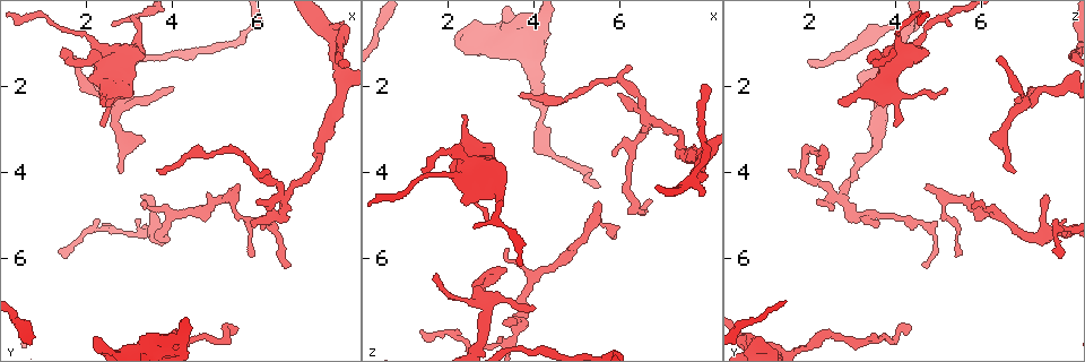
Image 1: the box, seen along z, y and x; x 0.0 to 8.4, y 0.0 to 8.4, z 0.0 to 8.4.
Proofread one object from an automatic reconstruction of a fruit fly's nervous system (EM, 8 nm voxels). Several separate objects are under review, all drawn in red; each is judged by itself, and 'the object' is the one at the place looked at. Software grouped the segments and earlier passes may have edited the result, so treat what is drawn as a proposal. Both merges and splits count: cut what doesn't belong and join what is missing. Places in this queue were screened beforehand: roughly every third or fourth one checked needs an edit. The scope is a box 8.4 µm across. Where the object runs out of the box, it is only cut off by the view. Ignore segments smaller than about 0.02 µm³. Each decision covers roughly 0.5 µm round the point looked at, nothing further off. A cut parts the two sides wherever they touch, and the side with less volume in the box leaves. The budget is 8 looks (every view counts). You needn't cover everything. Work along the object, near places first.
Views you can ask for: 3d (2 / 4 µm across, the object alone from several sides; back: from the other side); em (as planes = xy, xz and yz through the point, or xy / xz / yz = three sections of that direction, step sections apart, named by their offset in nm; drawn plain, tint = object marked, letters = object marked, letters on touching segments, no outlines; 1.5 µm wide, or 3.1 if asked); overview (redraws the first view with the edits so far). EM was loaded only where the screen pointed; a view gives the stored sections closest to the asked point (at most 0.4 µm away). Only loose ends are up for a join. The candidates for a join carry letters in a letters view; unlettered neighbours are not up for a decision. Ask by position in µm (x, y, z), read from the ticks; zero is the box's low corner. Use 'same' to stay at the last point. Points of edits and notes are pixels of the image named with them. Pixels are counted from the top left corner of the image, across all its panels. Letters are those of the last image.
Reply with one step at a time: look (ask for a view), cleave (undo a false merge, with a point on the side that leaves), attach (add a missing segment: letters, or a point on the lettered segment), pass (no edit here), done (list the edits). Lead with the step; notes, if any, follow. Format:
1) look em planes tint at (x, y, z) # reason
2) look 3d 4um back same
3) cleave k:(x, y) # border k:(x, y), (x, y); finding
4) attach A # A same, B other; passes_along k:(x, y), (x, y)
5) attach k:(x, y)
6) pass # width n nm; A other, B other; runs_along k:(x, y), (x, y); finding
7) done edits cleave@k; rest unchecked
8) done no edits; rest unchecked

look em planes letters at (1.40, 1.10, 3.95) # free end

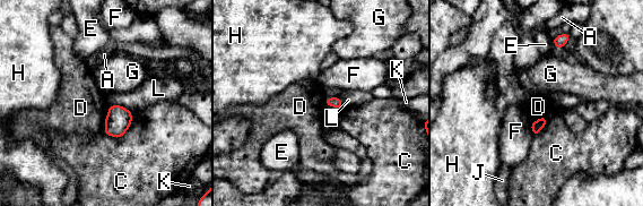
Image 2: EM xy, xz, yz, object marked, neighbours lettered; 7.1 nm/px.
pass # A other, C other, D other, E other, F other, G other, H other, J other, K other, L other; border 2:(110, 105), (103, 129); none of them fits

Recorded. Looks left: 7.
look 3d 2um back at (2.40, 2.35, 2.70) # thin end

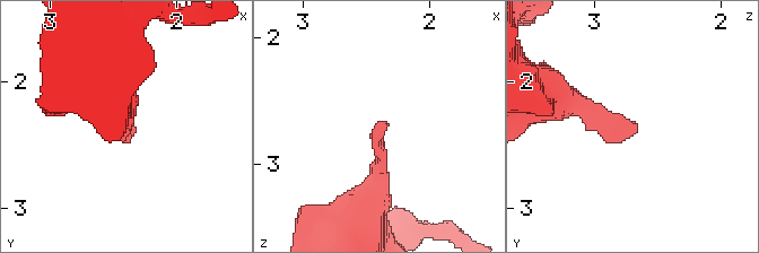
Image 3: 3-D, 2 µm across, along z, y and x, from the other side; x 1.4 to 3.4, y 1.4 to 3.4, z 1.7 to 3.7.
look em planes plain at (2.36, 2.36, 2.66) # need the tissue

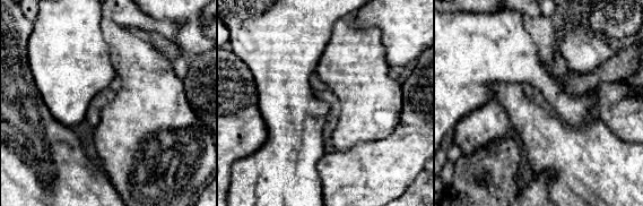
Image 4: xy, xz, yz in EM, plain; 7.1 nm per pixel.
look em planes letters same

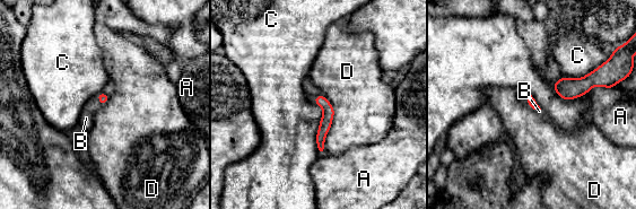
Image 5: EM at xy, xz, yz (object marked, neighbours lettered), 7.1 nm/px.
attach 5:(86, 118) # longest_contact D 420 nm; A other, B same, C other, D other; it goes on there

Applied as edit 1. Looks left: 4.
look overview

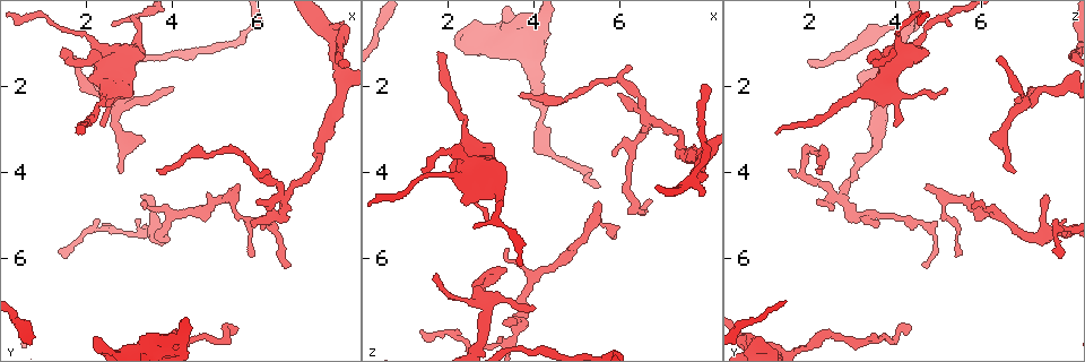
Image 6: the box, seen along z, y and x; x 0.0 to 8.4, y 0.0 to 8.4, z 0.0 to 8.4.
look em planes plain at (5.50, 4.35, 4.70) # thin end

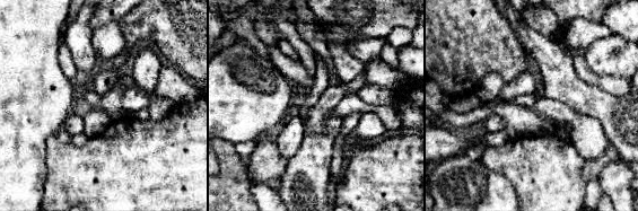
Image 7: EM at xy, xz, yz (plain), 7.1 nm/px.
look em planes letters same # what lies round it

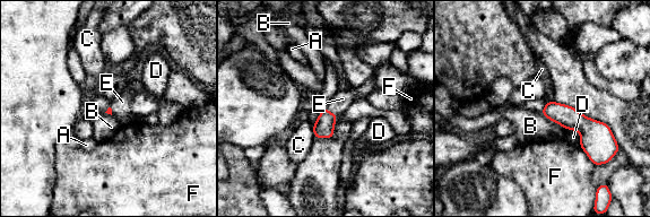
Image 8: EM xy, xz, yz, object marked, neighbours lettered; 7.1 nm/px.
attach 8:(343, 98) # A other, B other, C other, D other, E same, F other; passes_along 8:(324, 124), (331, 113), (343, 98); it goes on there

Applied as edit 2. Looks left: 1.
done edits attach@5, attach@8; rest unchecked

